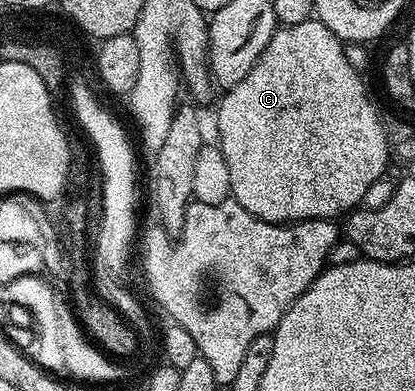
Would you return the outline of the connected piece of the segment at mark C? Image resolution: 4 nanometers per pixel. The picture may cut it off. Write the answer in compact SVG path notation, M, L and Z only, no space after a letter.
M314 17L303 21L303 25L281 27L273 32L267 49L255 61L251 73L239 81L239 85L228 88L217 107L217 139L223 157L227 160L227 170L231 173L231 198L247 213L259 217L268 223L298 223L304 219L331 219L340 220L348 216L349 212L360 208L366 202L365 194L377 183L377 178L385 171L385 166L391 163L389 142L385 136L383 117L377 112L369 91L365 88L362 72L351 69L351 61L347 61L345 43L327 29L320 19Z

